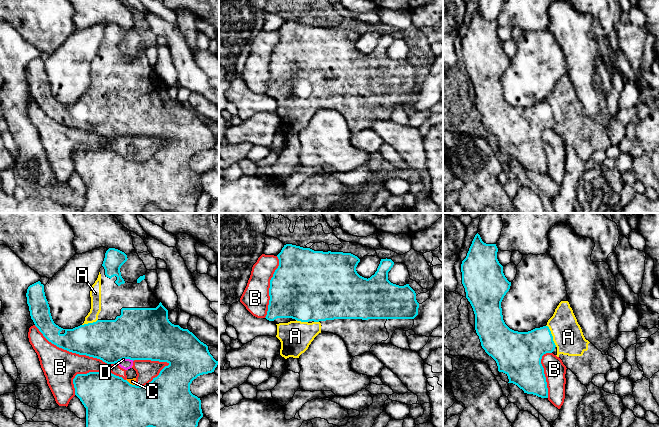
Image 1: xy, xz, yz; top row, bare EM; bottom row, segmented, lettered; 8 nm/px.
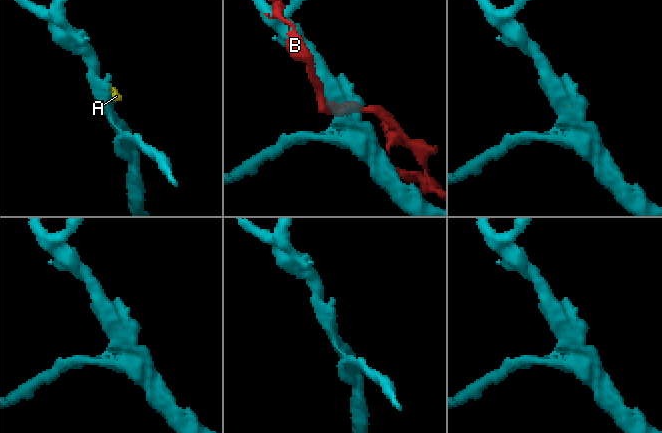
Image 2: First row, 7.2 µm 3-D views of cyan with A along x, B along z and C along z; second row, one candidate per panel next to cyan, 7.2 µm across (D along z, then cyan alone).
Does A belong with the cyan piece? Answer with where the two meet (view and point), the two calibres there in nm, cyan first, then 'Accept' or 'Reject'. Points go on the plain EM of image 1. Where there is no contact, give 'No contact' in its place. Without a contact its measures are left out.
Touches cyan at yz (552, 112). Thickness 280 nm (cyan) against 240 nm. Accept

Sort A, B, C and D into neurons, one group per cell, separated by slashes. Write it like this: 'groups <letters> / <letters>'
groups A / B C D

